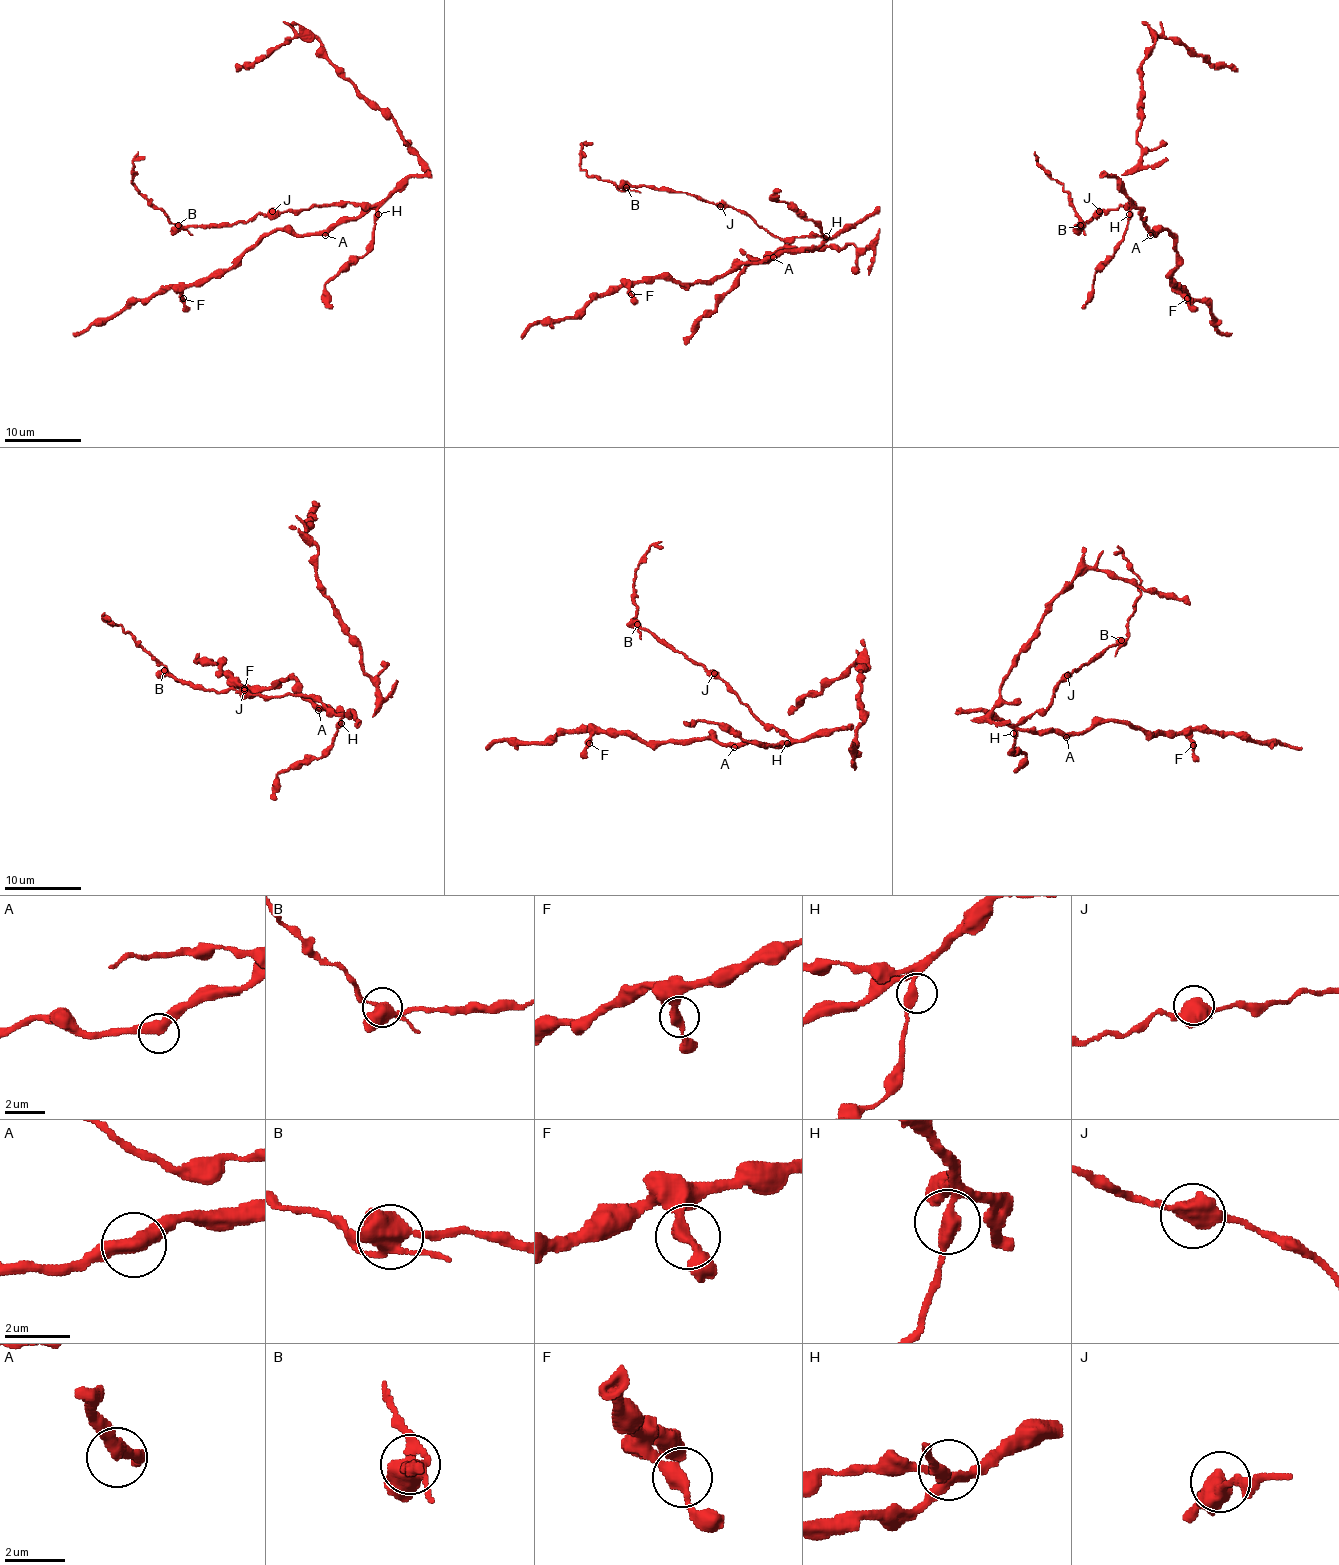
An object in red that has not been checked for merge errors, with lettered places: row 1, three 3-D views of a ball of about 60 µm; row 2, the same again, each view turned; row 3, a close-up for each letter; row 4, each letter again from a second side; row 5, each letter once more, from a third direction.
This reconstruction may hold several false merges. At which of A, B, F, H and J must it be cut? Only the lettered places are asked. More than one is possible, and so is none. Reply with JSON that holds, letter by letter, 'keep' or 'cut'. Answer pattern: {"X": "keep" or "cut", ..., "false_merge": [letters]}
{"A": "keep", "B": "keep", "F": "keep", "H": "keep", "J": "keep", "false_merge": []}

